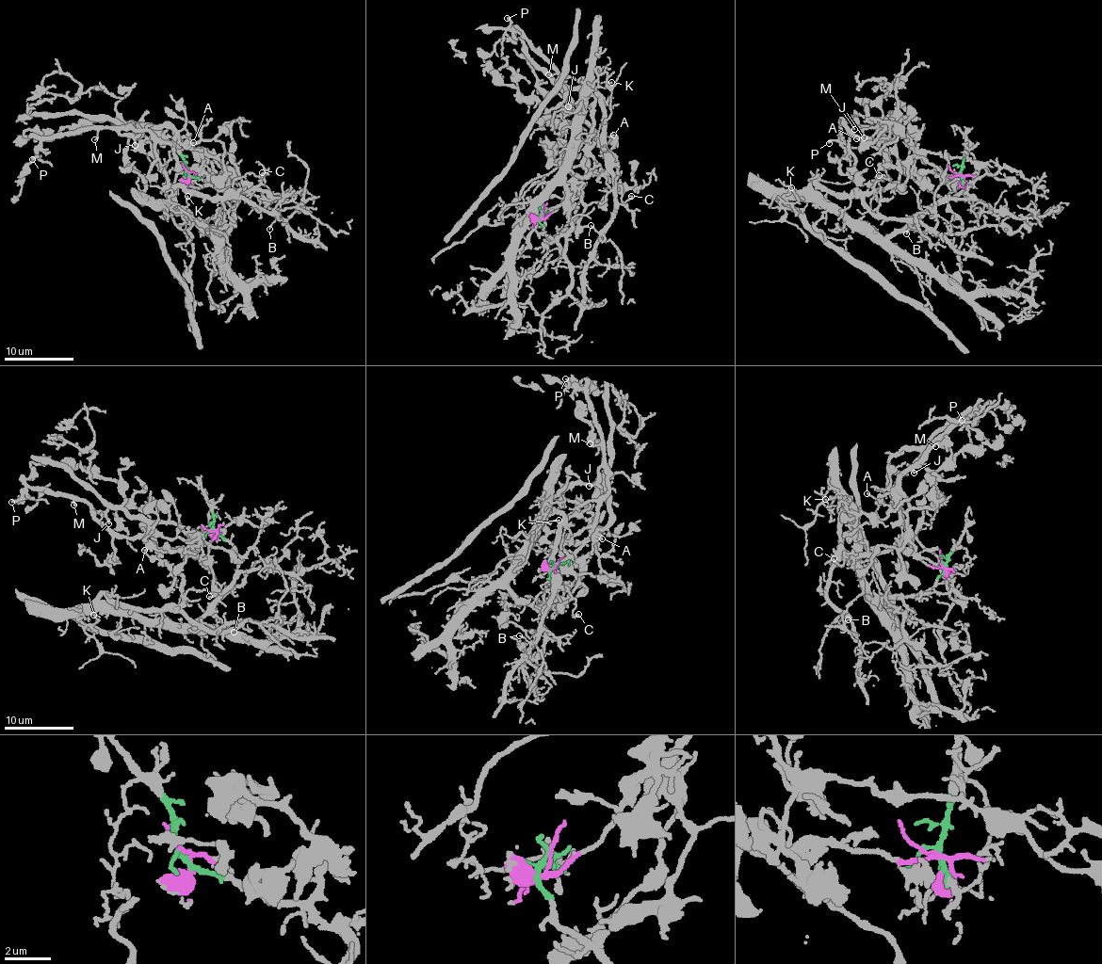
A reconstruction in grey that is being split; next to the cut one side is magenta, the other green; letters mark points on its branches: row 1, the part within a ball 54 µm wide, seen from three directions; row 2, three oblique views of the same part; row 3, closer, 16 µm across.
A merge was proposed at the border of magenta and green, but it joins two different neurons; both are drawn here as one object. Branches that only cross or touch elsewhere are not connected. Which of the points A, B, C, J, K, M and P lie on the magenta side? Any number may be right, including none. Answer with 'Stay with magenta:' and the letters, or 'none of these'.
Stay with magenta: A, J, M, P

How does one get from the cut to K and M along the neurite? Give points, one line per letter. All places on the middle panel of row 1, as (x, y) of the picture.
K: (542, 211), (545, 235), (559, 239), (568, 233), (566, 148), (586, 75), (595, 69), (599, 86), (612, 82)
M: (542, 211), (542, 218), (549, 216), (574, 184), (568, 160), (591, 136), (595, 103), (548, 74)

